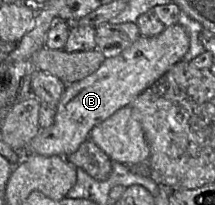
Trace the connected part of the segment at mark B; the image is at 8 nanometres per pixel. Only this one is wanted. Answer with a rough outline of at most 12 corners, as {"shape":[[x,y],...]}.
{"shape":[[181,24],[69,85],[20,152],[74,153],[189,50]]}

